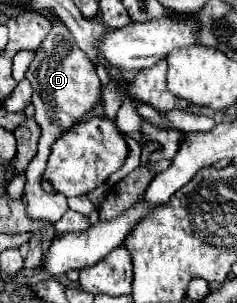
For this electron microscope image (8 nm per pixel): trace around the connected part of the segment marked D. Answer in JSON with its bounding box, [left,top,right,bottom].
[24,21,100,223]

